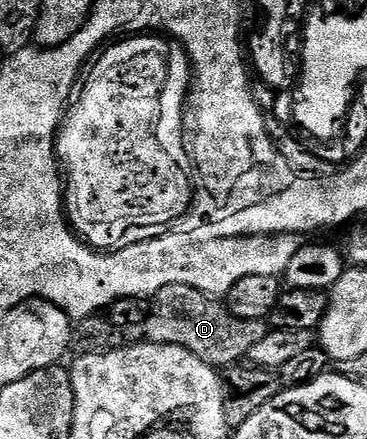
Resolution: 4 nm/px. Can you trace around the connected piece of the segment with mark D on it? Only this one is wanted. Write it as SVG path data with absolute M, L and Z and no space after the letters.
M181 284L162 286L151 296L148 317L142 326L149 343L182 346L217 370L235 365L240 356L245 357L262 342L269 330L265 321L238 318L219 299Z

